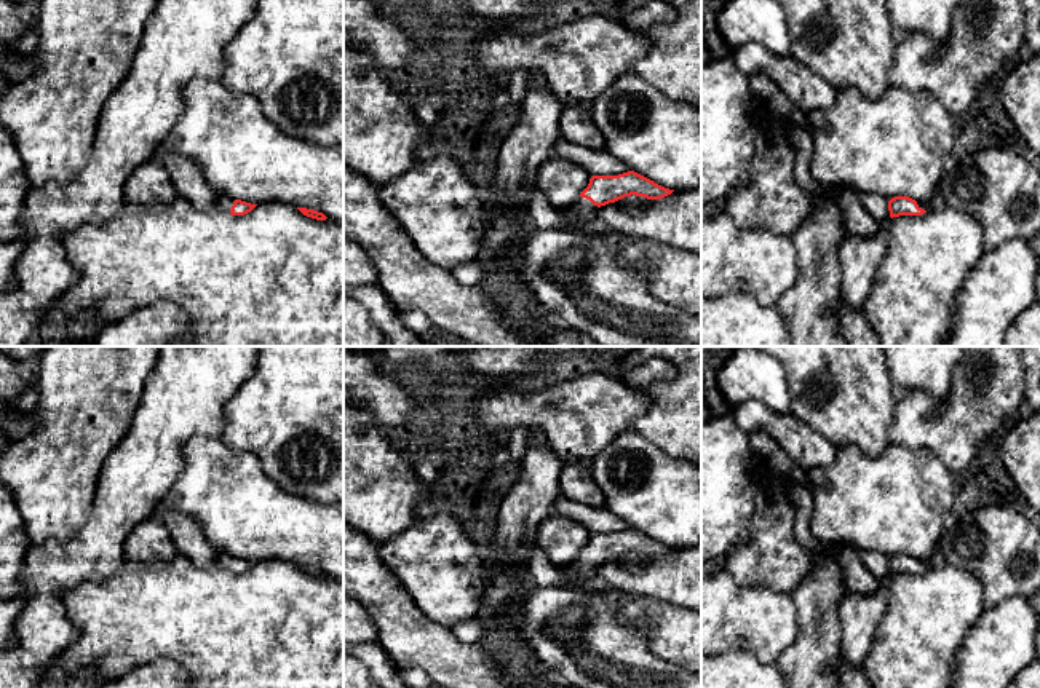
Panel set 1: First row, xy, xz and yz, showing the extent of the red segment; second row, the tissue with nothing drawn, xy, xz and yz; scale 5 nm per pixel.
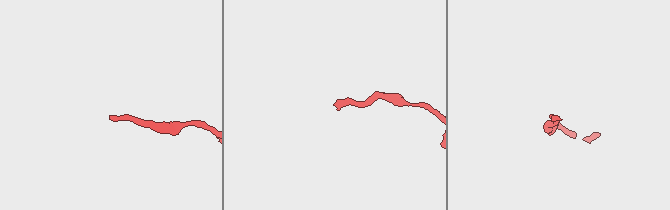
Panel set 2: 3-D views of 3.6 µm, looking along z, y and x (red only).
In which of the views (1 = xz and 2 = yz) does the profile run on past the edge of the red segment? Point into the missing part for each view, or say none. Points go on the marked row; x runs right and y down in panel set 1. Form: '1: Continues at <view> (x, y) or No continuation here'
1: Continues at xz (583, 213)
2: Continues at yz (927, 206)

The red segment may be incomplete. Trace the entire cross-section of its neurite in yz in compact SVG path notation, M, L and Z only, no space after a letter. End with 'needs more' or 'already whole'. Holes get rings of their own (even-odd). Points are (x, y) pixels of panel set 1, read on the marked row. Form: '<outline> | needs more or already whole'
M936 195L933 203L920 203L909 196L895 196L888 201L890 217L899 215L922 215L939 203L939 195Z | needs more

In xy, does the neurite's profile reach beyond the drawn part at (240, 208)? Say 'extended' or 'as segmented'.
extended

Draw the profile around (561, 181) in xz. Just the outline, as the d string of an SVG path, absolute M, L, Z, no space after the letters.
M553 155L538 171L537 192L561 212L575 204L589 179L591 176L577 163Z

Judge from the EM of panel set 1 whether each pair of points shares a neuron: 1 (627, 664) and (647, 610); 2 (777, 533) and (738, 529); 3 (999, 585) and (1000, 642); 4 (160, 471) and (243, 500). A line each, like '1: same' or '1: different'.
1: different
2: different
3: different
4: different

